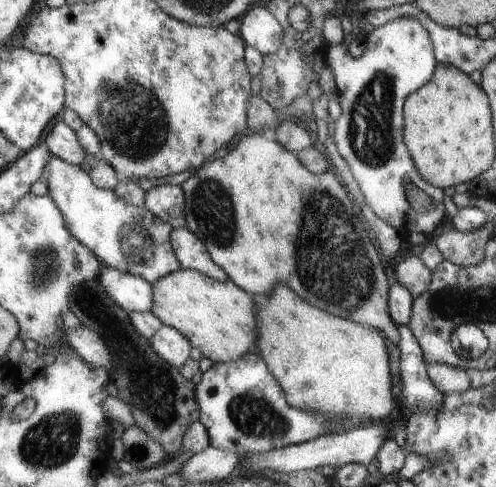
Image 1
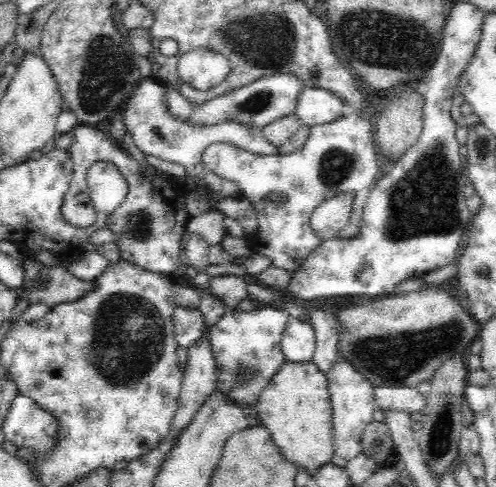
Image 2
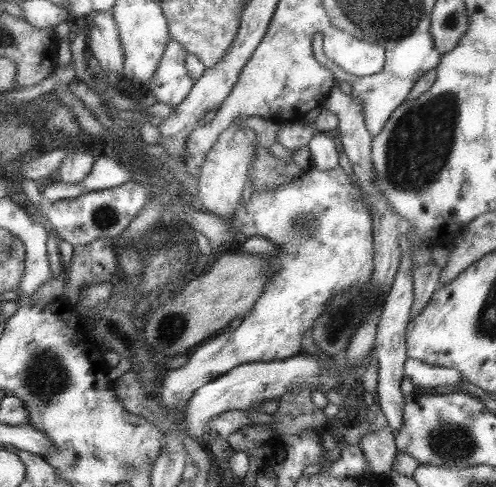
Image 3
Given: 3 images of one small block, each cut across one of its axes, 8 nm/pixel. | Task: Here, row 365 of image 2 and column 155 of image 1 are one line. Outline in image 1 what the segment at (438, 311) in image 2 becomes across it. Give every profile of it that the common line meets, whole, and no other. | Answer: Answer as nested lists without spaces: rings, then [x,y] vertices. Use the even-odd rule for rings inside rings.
[[[99,278],[73,286],[69,292],[67,308],[71,314],[75,314],[81,326],[89,328],[93,334],[97,334],[97,338],[101,338],[109,354],[109,364],[103,366],[103,370],[117,390],[115,398],[129,408],[135,428],[143,430],[143,434],[163,450],[165,460],[177,458],[183,452],[183,434],[197,418],[193,380],[185,380],[179,368],[169,366],[151,348],[151,340],[135,330],[131,324],[131,314],[117,306],[109,294],[105,294]]]

